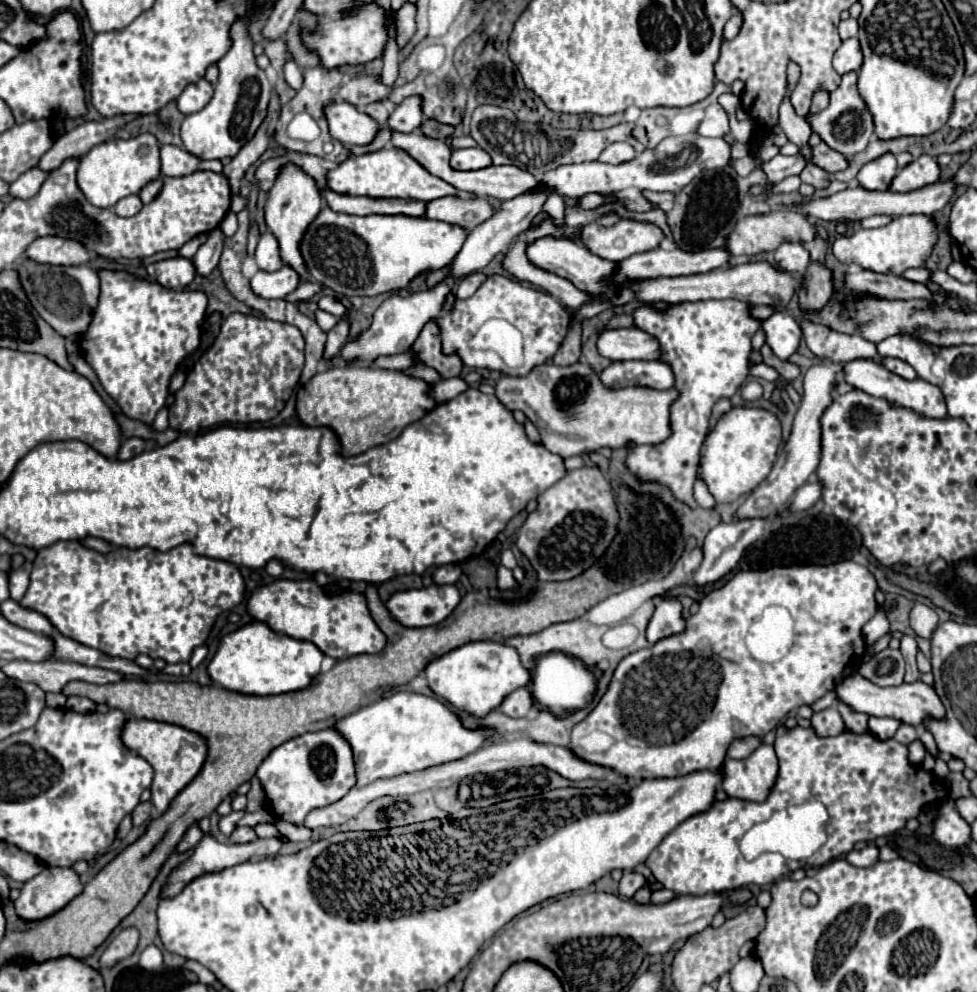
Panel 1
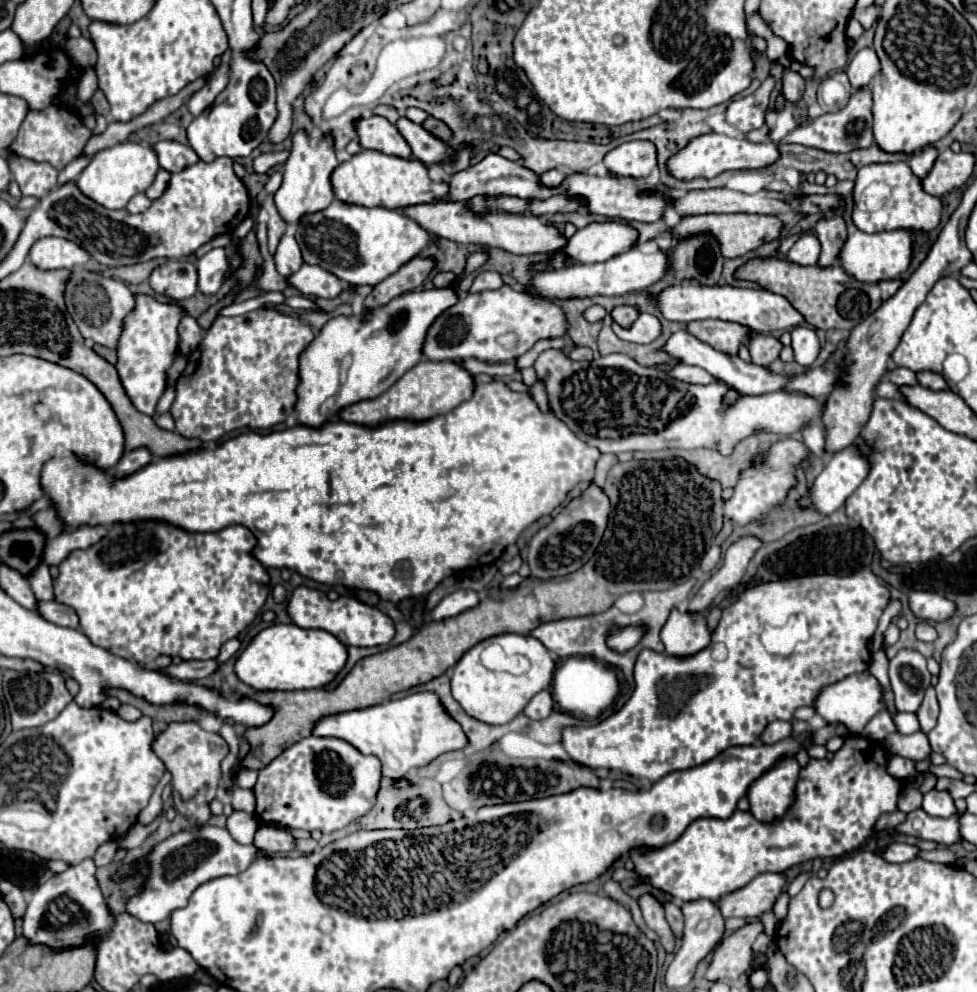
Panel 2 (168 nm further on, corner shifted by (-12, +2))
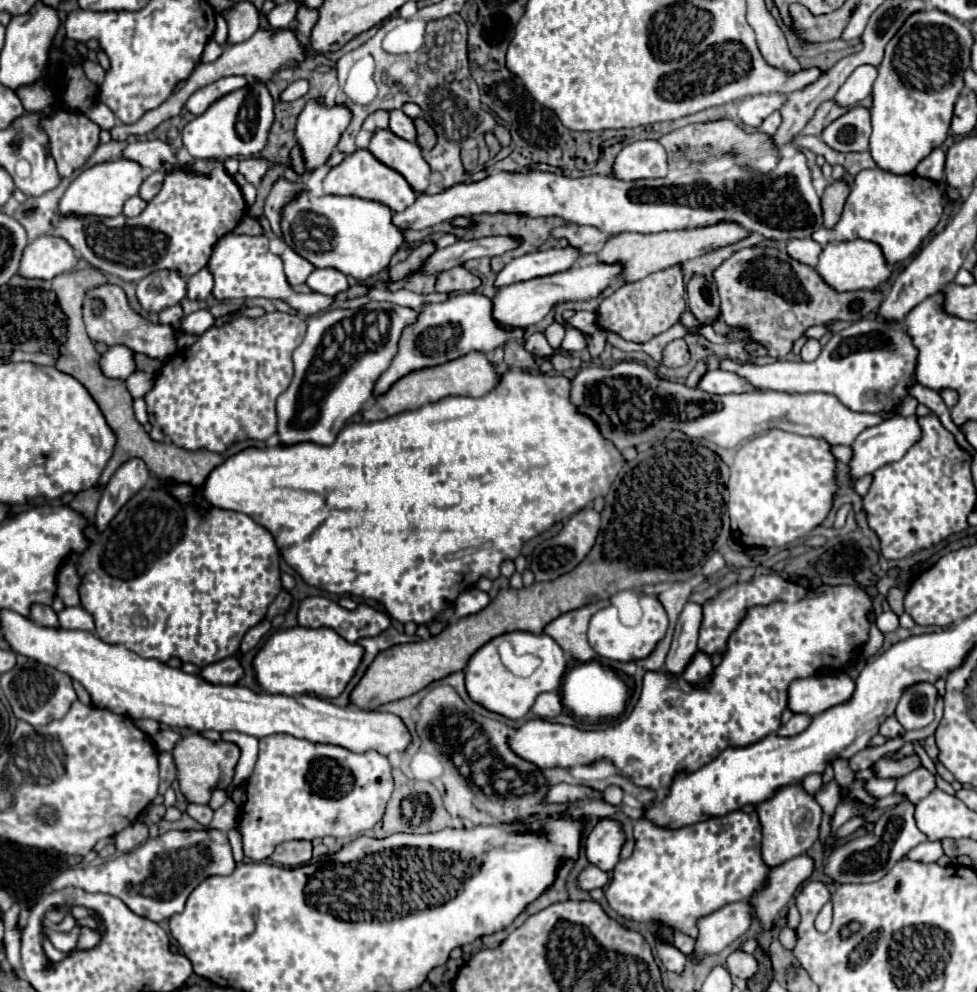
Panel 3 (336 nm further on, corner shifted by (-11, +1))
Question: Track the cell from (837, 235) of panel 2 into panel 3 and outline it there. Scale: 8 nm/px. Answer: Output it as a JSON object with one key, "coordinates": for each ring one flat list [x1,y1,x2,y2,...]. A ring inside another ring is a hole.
{"coordinates":[[834,180,824,188,822,194,822,208,824,208,824,226,834,226,842,214,844,202,848,198,850,186,844,180]]}

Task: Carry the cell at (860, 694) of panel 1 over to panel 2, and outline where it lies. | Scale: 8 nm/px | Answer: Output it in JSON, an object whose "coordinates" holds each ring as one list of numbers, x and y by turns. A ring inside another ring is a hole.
{"coordinates":[[869,671,855,673,835,685,829,685,827,689,823,689,823,693,819,695,819,701,815,701,815,709,825,721,839,723,839,725,847,727,851,733,861,733,873,715,877,715,881,709,887,709,885,689]]}

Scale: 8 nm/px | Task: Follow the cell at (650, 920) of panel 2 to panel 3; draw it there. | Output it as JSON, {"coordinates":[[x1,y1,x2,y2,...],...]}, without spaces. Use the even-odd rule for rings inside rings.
{"coordinates":[[658,942,656,948,658,948,658,956,660,956,660,960,662,960,662,964,666,966,668,972,674,972,674,974,684,972,688,958,680,950,674,950,674,946,668,946,668,944,662,944,662,942]]}

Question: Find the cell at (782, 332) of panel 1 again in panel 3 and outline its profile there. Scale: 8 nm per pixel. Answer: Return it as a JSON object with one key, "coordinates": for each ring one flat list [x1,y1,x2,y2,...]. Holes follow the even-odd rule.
{"coordinates":[[808,340,806,344,804,344,804,348,802,348,802,360,804,362,812,362,814,358,818,358,818,354,820,354,820,350,822,350,822,346,820,346,820,342,818,340]]}

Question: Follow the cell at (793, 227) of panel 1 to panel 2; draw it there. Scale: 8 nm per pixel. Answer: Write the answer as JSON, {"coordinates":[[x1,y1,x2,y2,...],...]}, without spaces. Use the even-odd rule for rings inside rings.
{"coordinates":[[735,213,735,215,697,215,697,217,685,217,675,227,673,233,677,237,691,237,695,233,715,233,715,237,721,243,723,257,733,259,741,257,753,249,759,249,765,243,777,241,781,237,783,221,777,215,749,215,749,213]]}

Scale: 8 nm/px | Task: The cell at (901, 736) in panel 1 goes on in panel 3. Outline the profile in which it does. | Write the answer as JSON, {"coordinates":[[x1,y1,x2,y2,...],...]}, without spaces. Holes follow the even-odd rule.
{"coordinates":[[920,766,918,770,914,770,914,774,908,774,906,778,900,778,896,782,894,792,902,794,912,804,918,804,926,794,930,794,930,790,934,786,936,786,934,776,924,766]]}

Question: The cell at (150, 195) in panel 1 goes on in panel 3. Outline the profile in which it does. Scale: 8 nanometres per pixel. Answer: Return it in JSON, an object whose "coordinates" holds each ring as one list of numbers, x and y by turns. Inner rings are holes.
{"coordinates":[[160,170,158,172,148,172,146,178,144,178,144,182,142,182,142,186,140,186,138,196,142,200,146,200,146,202,152,200,158,194,158,190,162,188,162,182,164,182,164,174]]}

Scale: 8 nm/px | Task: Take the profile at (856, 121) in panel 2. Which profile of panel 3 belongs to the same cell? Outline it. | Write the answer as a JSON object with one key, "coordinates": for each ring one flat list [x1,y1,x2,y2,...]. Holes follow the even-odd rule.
{"coordinates":[[862,106,848,110,844,116,834,120,824,132,822,140,838,152,864,152,868,150,870,138,870,112]]}

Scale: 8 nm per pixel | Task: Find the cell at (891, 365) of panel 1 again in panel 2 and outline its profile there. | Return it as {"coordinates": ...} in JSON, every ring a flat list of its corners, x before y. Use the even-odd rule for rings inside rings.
{"coordinates":[[919,371,919,373,917,373,917,381,919,381,919,385,923,385,923,387,927,387,927,389,933,389,933,391,937,391,937,389,947,389,947,381,945,381,943,375,939,375,939,373]]}

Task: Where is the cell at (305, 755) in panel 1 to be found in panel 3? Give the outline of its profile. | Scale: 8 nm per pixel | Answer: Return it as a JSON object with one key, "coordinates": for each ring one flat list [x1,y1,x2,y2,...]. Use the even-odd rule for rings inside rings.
{"coordinates":[[288,734,262,738,256,768,246,782,246,804,240,806,240,820,236,824,242,836,244,856,260,862,270,858,274,848,286,840,314,840,324,836,346,838,362,834,384,818,392,790,394,780,390,762,376,750,356,754,340,746,314,744]]}

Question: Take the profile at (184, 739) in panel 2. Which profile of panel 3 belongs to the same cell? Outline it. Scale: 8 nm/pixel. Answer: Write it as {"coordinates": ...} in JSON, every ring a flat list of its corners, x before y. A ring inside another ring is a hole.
{"coordinates":[[192,732,192,734,186,734,176,744,172,754,174,754,174,762,178,766,180,790,184,792,186,800,194,802,194,804,208,804,208,800,216,788,220,788,220,790,230,788,232,778,234,778,234,768,240,758,240,748,232,742,222,742,222,740,212,742,212,740,202,738,200,734]]}

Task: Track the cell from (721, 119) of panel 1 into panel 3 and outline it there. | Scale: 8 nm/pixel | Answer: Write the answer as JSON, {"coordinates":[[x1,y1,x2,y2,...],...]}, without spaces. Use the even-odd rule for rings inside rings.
{"coordinates":[[766,94,766,96,750,96,738,104,738,118,750,126,758,128,766,116,780,110,786,102,784,94]]}

